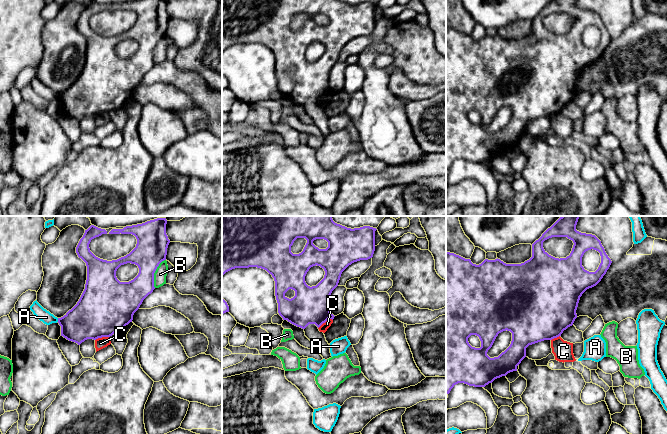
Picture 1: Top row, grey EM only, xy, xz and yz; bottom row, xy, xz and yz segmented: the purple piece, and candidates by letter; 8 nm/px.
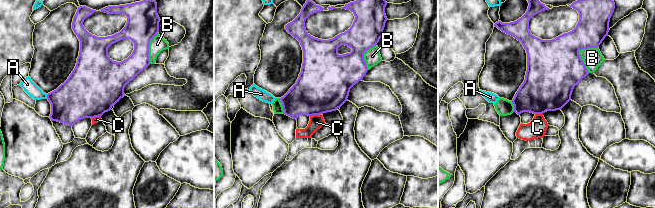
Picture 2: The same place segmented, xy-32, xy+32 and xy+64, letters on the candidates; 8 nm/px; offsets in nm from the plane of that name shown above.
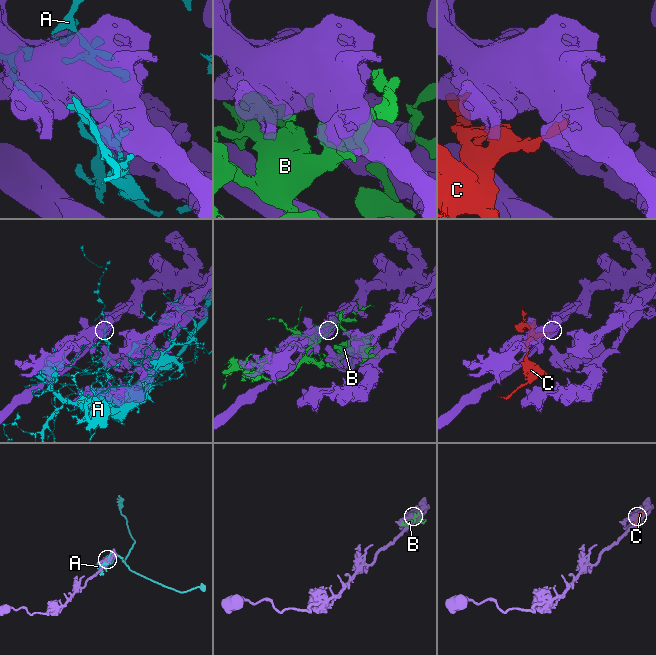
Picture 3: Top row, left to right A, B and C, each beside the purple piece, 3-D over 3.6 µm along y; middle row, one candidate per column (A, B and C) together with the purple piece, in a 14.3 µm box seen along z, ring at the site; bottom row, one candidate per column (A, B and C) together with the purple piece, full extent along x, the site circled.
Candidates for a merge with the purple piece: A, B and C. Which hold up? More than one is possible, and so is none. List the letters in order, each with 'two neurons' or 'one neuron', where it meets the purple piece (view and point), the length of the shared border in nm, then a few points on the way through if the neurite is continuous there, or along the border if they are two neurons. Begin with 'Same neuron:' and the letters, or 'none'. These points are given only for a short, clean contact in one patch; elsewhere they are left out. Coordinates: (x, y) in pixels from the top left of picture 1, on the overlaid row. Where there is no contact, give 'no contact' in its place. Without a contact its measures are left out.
Same neuron: none
A: two neurons | xy (58, 320) | 30 nm
B: two neurons | xy (154, 272) | 240 nm
C: two neurons | xz (325, 321) | 140 nm | along xz (332, 319), (327, 319), (318, 328)

